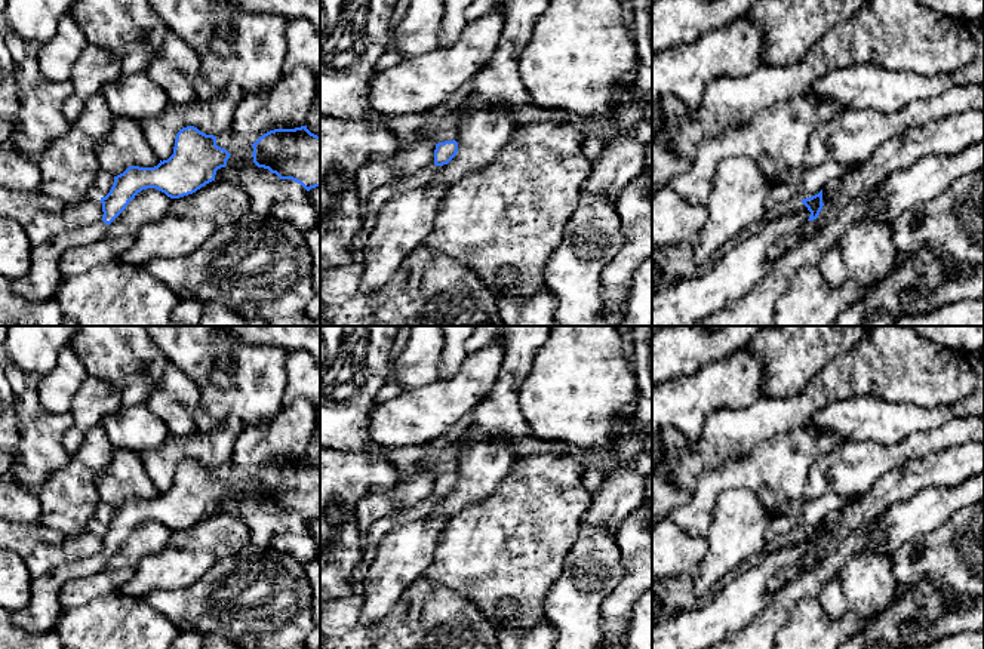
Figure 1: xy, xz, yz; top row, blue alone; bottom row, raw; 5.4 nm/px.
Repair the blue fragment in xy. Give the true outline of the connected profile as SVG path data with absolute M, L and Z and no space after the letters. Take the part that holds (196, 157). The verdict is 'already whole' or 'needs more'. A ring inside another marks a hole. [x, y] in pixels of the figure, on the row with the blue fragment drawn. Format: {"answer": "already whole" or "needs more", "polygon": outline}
{"answer": "needs more", "polygon": "M194 126L182 127L175 138L173 154L167 160L160 160L154 167L129 166L123 173L114 176L114 184L105 197L101 197L104 216L99 222L84 228L61 231L52 234L43 243L31 249L30 270L19 279L10 282L15 295L31 302L43 302L55 298L64 277L59 270L62 253L73 247L95 243L107 236L107 227L126 209L138 193L147 188L156 188L170 199L179 199L196 193L206 184L215 181L216 170L227 166L230 153L216 145L216 136L206 135Z"}

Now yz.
{"answer": "needs more", "polygon": "M822 190L812 197L803 199L802 203L811 212L809 219L803 227L805 237L815 237L821 228L818 221L825 215L831 203L830 200L825 204L822 203Z"}

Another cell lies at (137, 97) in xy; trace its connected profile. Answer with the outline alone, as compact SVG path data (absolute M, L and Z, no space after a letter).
M145 74L120 76L105 86L102 95L116 117L138 122L157 117L170 105L163 90Z

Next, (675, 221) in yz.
M670 187L658 190L652 194L652 255L661 258L665 249L695 239L707 215L705 203L688 203Z

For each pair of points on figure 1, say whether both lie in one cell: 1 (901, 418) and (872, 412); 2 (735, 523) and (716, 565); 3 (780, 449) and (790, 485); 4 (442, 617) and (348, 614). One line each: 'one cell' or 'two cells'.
1: one cell
2: one cell
3: one cell
4: one cell

